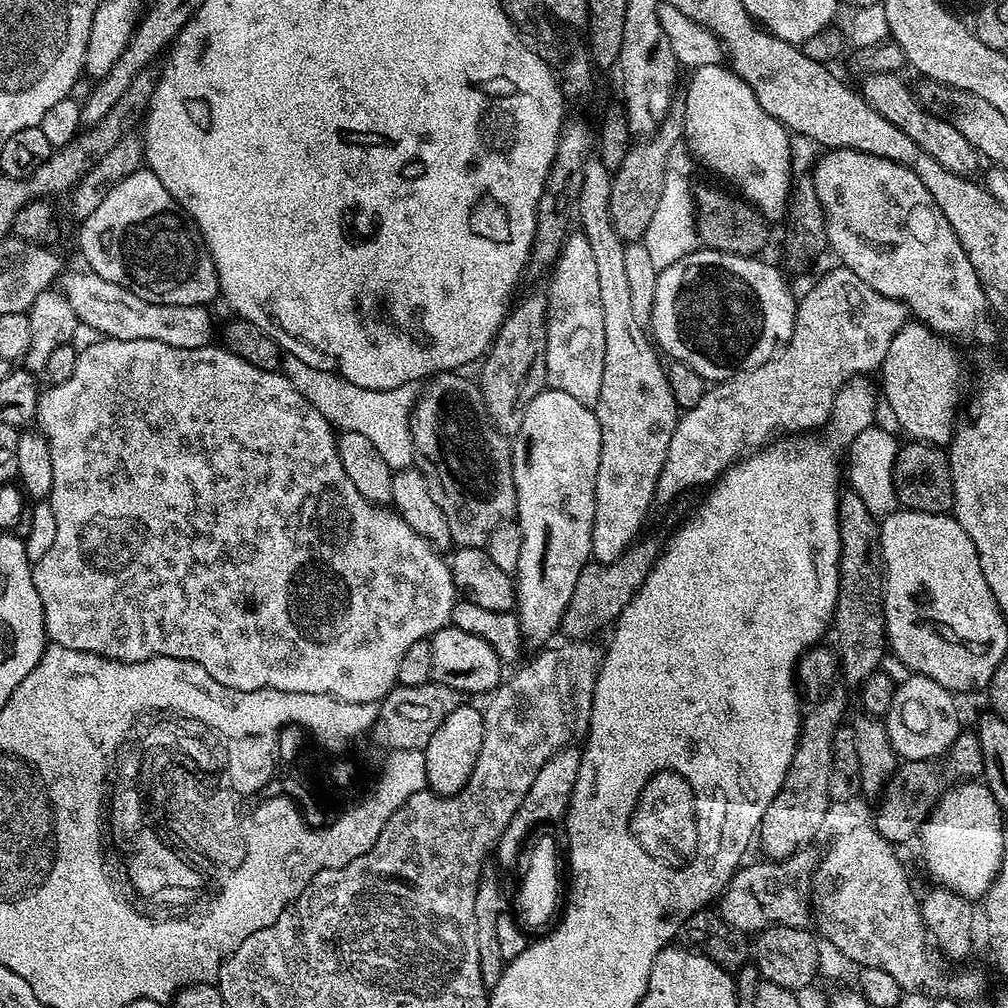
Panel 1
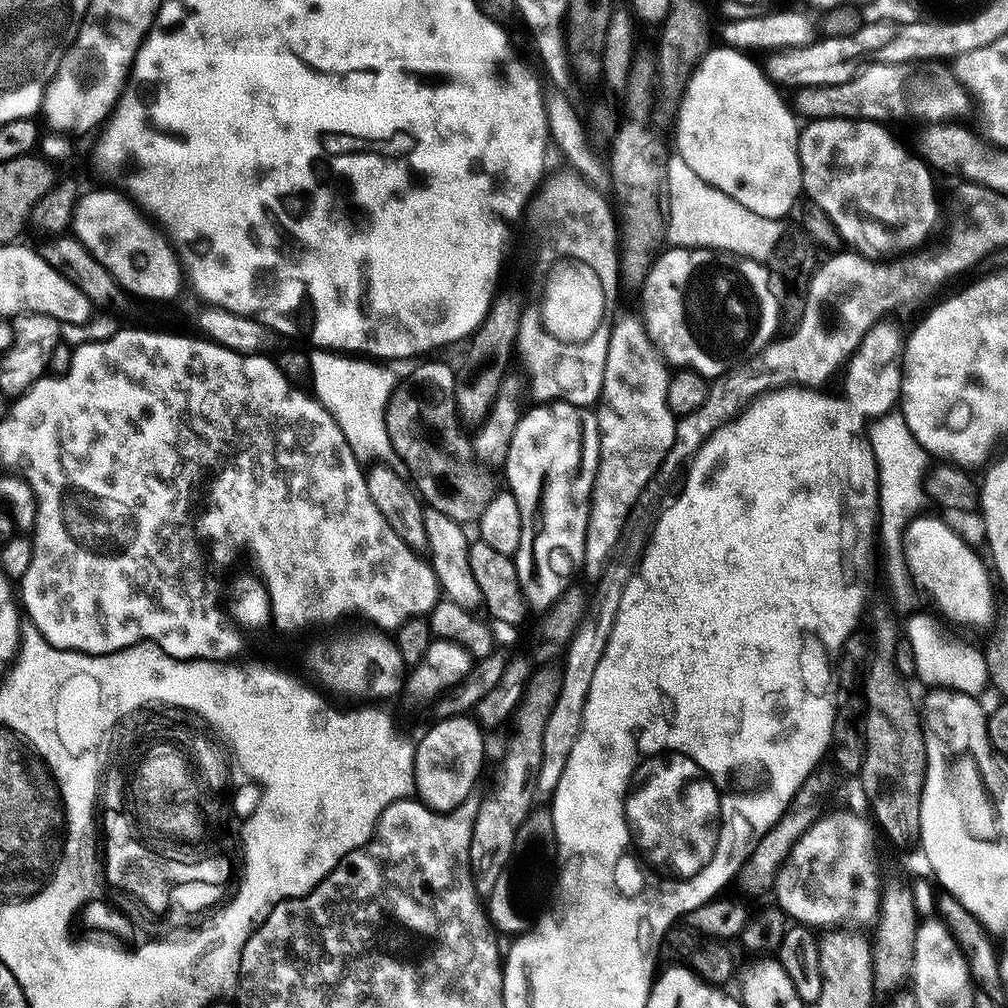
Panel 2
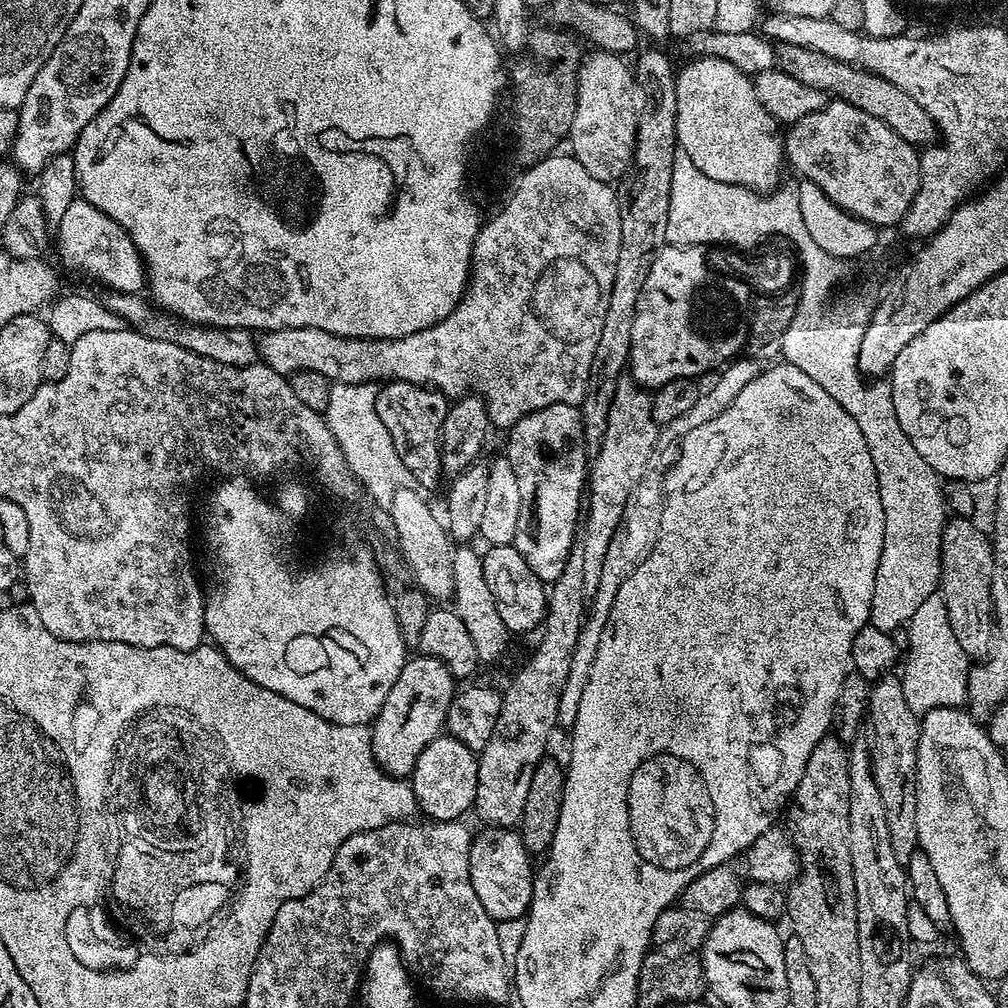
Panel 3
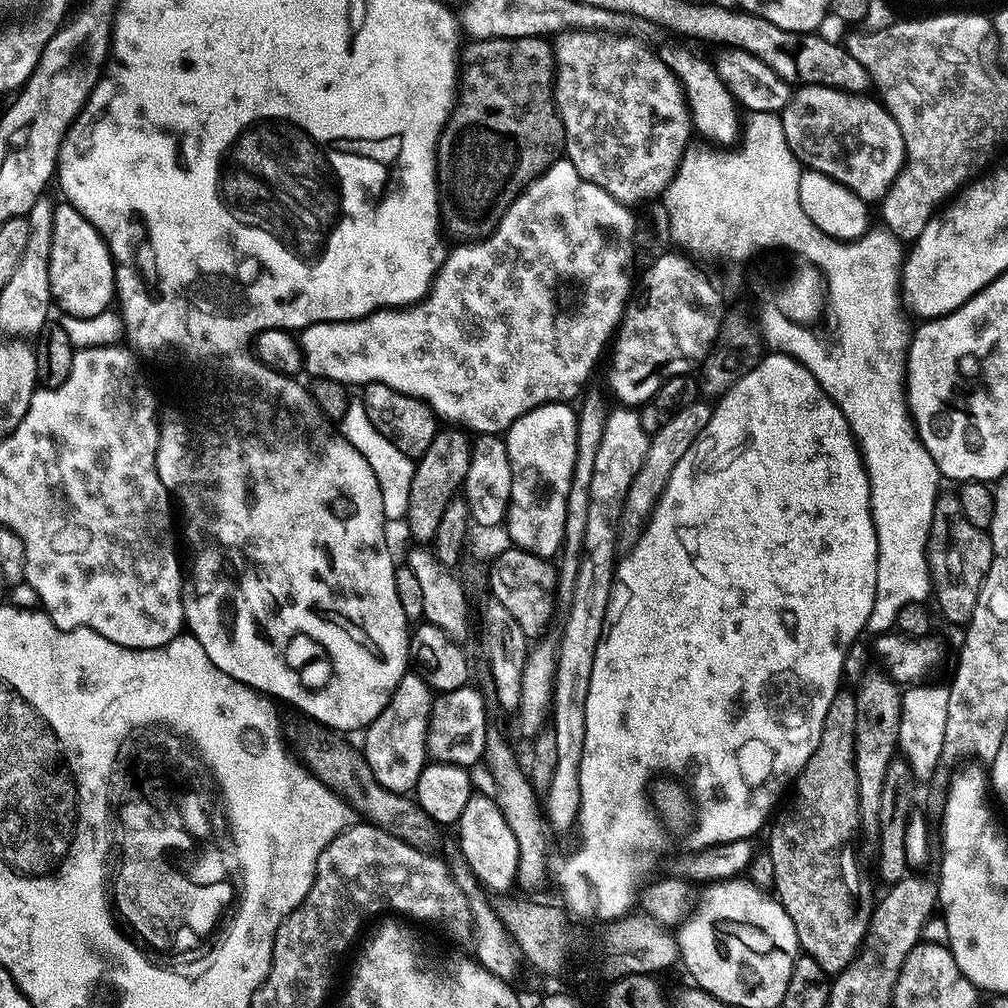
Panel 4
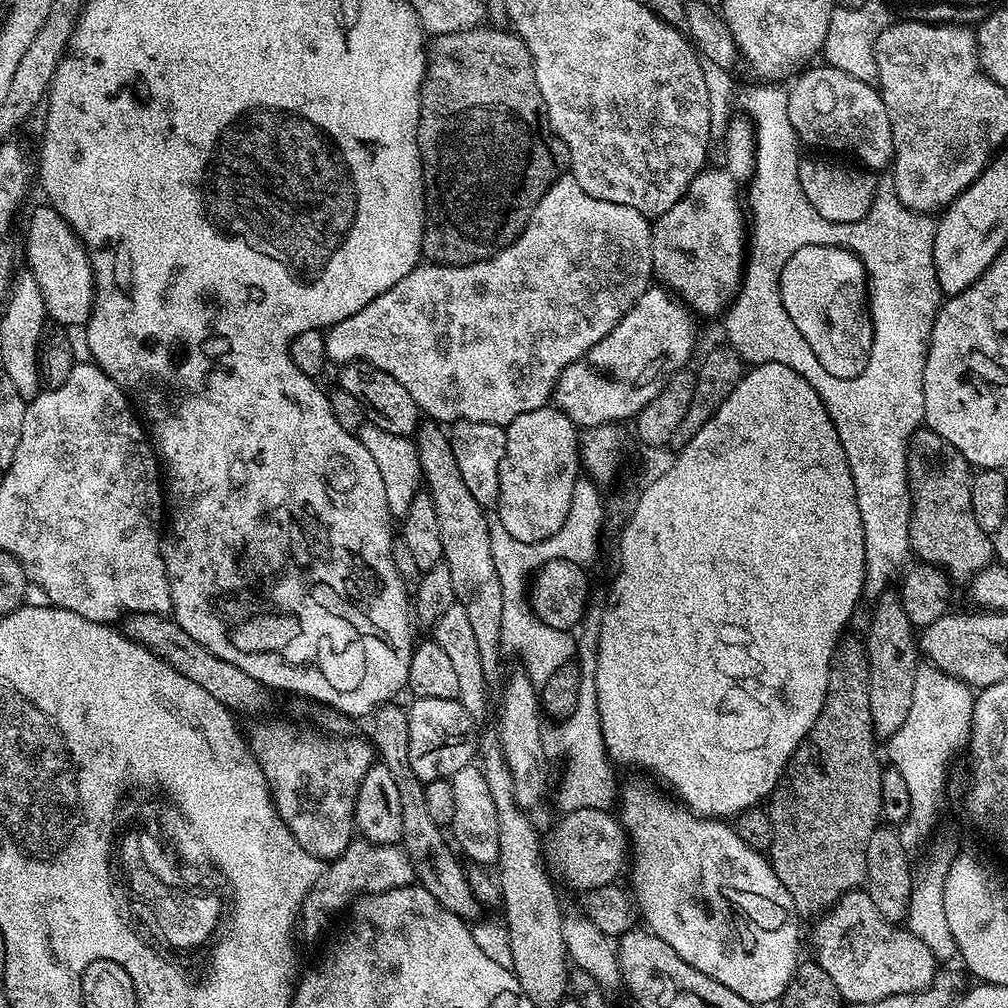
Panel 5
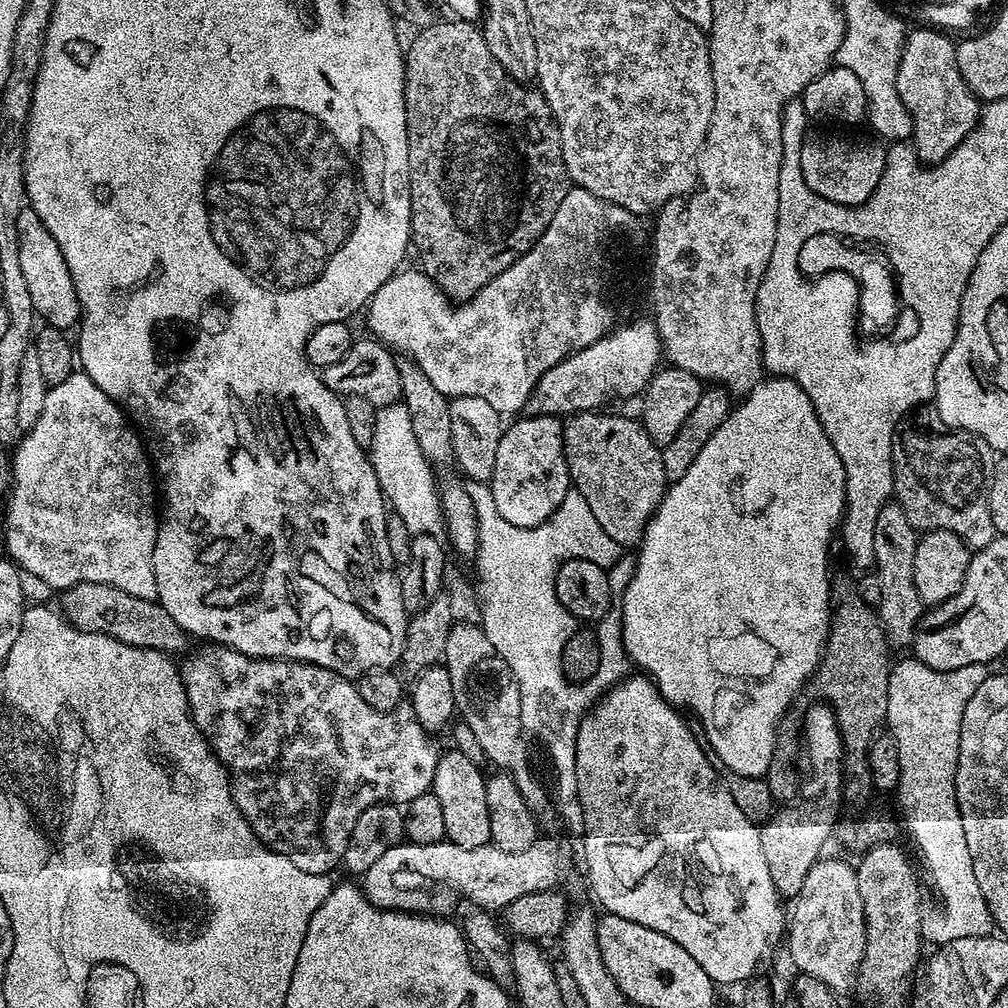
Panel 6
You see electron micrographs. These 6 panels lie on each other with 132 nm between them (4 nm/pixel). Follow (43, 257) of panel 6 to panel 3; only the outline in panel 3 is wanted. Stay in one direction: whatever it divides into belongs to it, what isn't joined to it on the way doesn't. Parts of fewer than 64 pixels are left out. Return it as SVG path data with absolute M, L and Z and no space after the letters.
M75 198L62 216L62 222L54 232L54 244L60 247L60 256L68 268L93 276L105 289L113 292L140 292L146 284L146 269L140 252L132 239L102 210L98 210L82 198Z

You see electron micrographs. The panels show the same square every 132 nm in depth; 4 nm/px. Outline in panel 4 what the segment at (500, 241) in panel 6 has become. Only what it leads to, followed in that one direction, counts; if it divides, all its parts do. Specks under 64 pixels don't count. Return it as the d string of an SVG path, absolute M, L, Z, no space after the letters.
M527 36L526 38L502 38L501 40L472 40L468 42L468 45L465 43L463 45L462 51L458 56L458 91L456 94L456 99L452 106L452 113L448 115L448 120L444 124L444 129L442 130L442 134L438 138L438 142L436 143L436 182L438 185L438 191L440 194L440 222L443 228L443 231L447 233L449 237L450 235L456 239L456 242L475 242L478 240L484 239L485 236L490 236L494 229L498 226L498 222L502 219L502 217L506 214L506 210L522 193L524 193L524 189L528 187L532 181L538 179L539 176L543 172L546 171L548 167L555 160L561 159L562 153L565 151L564 149L564 123L560 121L560 115L558 114L558 110L556 109L556 97L554 95L554 81L556 78L556 58L554 55L554 48L551 43L545 37L542 36Z

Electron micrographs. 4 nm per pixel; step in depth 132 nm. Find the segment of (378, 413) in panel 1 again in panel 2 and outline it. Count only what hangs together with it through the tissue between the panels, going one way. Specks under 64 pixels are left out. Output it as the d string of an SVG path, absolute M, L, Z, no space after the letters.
M339 351L316 352L308 356L307 371L312 376L312 388L334 422L342 430L346 442L353 452L373 456L373 461L389 466L397 463L396 451L386 434L386 406L398 383L395 367L384 362L373 362L368 358L355 358Z

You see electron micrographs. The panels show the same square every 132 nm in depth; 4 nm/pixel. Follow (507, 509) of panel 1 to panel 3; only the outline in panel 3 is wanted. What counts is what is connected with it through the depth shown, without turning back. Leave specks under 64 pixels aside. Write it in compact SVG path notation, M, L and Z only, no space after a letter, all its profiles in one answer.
M401 380L387 381L376 393L378 418L382 418L382 426L386 426L386 434L390 434L390 442L394 442L398 458L402 458L406 470L410 470L413 481L421 489L434 487L442 477L440 431L449 403L449 397L441 392Z

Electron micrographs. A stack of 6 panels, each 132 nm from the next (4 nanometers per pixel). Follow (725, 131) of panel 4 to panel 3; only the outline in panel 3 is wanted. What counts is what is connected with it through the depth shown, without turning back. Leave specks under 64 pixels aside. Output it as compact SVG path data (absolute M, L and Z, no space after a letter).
M695 57L676 77L676 138L683 155L715 181L742 185L761 194L773 191L784 167L777 123L758 102L751 77L725 59Z

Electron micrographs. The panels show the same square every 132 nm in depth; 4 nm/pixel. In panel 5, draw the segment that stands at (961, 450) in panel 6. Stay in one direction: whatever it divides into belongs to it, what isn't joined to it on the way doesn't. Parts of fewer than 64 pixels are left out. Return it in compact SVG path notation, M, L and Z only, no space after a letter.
M926 426L917 428L908 443L908 493L912 499L912 517L908 527L910 548L917 556L917 561L943 569L952 582L971 581L976 573L987 568L994 560L993 537L983 532L978 522L974 522L974 510L970 506L973 475L972 465L962 453L954 450L954 446L950 446Z

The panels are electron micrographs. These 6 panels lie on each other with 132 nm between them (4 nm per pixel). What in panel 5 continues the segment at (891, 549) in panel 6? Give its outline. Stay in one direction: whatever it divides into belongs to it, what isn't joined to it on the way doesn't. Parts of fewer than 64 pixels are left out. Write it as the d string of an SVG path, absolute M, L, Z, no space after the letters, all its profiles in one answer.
M895 591L883 592L879 600L875 601L866 647L872 730L877 741L886 742L895 734L898 726L906 722L906 714L910 714L910 701L914 698L914 682L918 665L922 660L918 651L917 629L906 616L899 595Z

